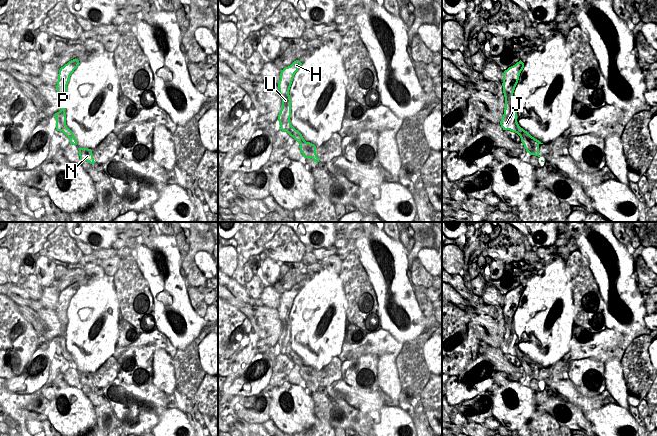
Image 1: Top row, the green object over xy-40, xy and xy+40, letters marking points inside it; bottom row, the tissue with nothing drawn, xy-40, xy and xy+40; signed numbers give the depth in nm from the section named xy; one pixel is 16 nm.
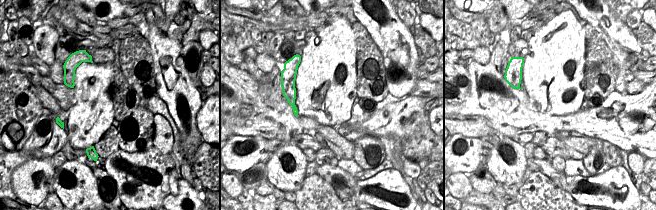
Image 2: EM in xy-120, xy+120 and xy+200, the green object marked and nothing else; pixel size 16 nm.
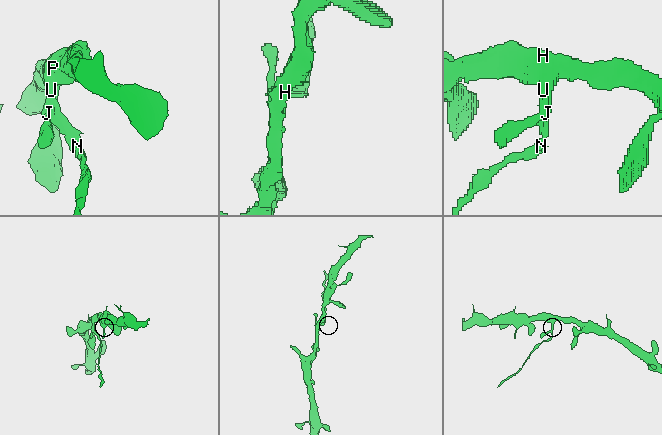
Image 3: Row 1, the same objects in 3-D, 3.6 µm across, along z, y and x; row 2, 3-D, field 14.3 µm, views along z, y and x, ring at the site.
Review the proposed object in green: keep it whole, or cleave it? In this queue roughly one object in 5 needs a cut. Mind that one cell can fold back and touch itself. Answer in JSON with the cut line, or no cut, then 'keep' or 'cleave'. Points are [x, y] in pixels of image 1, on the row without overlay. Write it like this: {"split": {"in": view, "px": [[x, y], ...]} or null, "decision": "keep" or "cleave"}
{"split": null, "decision": "keep"}

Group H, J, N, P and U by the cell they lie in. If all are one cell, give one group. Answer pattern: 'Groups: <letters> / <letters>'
Groups: H J N P U.

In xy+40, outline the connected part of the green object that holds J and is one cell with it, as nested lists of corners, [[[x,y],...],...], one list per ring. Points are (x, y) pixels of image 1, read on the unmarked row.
[[[520,284],[503,297],[502,310],[505,321],[505,333],[500,349],[503,354],[510,354],[517,357],[521,362],[524,372],[530,379],[541,381],[539,379],[539,369],[543,367],[532,361],[527,355],[521,352],[517,346],[517,335],[514,331],[513,317],[523,292],[524,287]]]

